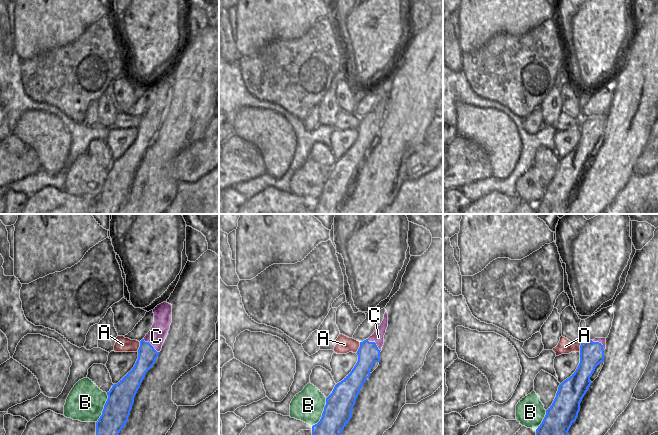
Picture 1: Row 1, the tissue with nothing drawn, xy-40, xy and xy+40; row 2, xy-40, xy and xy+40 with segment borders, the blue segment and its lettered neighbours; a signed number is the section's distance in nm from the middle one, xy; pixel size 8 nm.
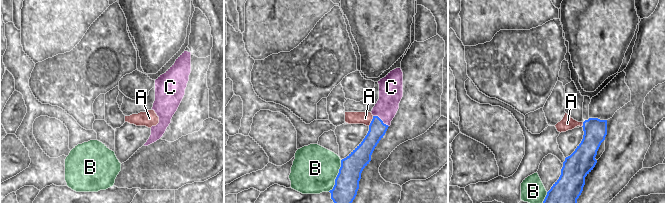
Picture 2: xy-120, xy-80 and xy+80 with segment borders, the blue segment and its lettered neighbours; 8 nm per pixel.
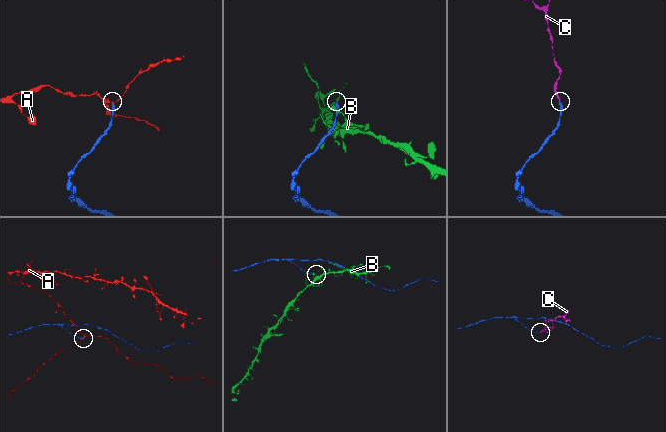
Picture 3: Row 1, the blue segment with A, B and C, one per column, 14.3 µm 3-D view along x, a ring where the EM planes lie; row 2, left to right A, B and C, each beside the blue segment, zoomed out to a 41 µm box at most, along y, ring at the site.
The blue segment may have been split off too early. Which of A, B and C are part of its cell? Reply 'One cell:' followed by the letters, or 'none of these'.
One cell: C

